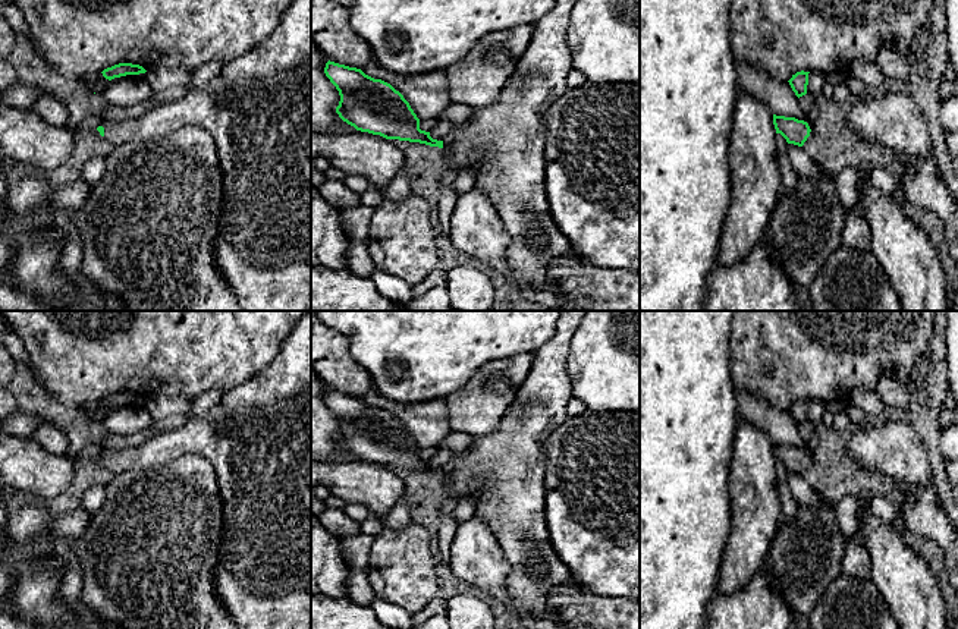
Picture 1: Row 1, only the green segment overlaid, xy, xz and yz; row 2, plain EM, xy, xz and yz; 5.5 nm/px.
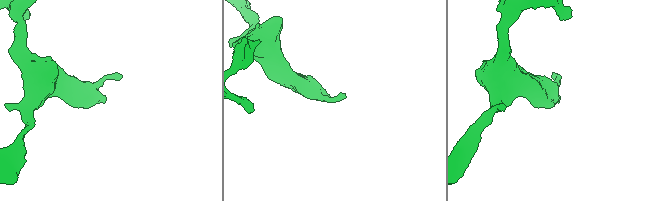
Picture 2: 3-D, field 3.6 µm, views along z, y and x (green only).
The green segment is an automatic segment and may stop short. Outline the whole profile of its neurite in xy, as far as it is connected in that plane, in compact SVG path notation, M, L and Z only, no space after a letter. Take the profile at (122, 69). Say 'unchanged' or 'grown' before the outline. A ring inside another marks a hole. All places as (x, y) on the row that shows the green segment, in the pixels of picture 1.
unchanged; M119 63L111 67L104 69L101 73L106 79L111 81L114 78L126 76L126 75L139 75L147 70L139 65L132 63Z

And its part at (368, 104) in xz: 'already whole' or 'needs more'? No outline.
already whole

